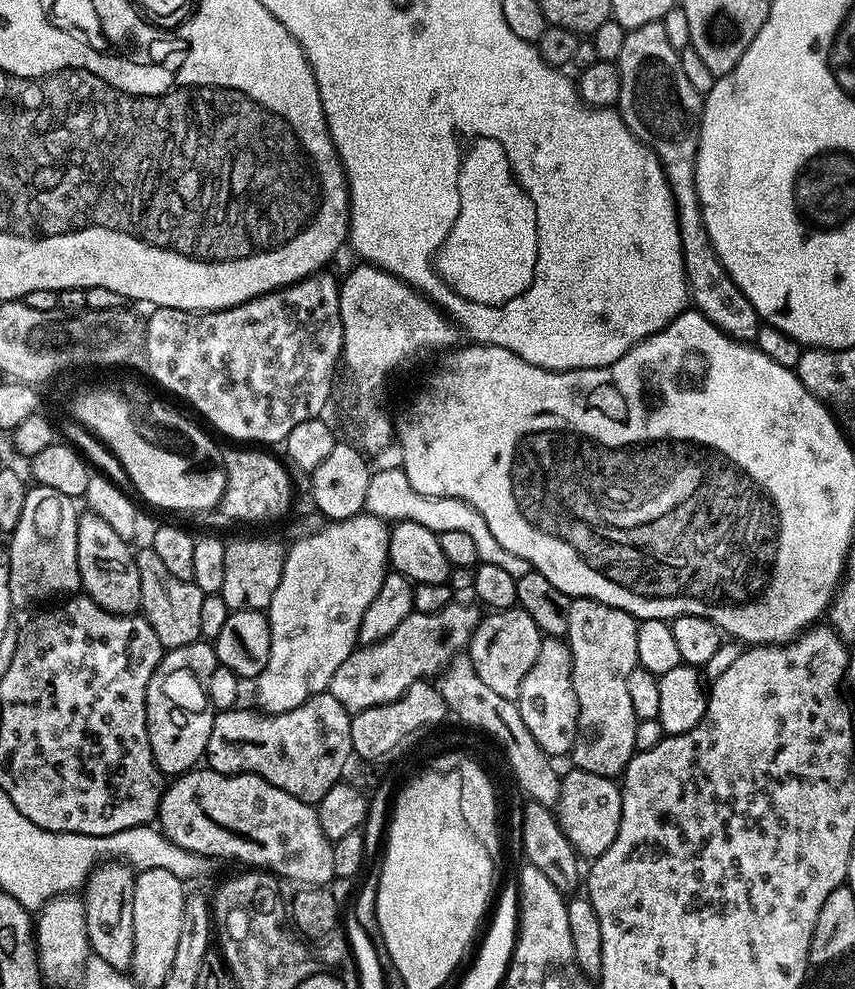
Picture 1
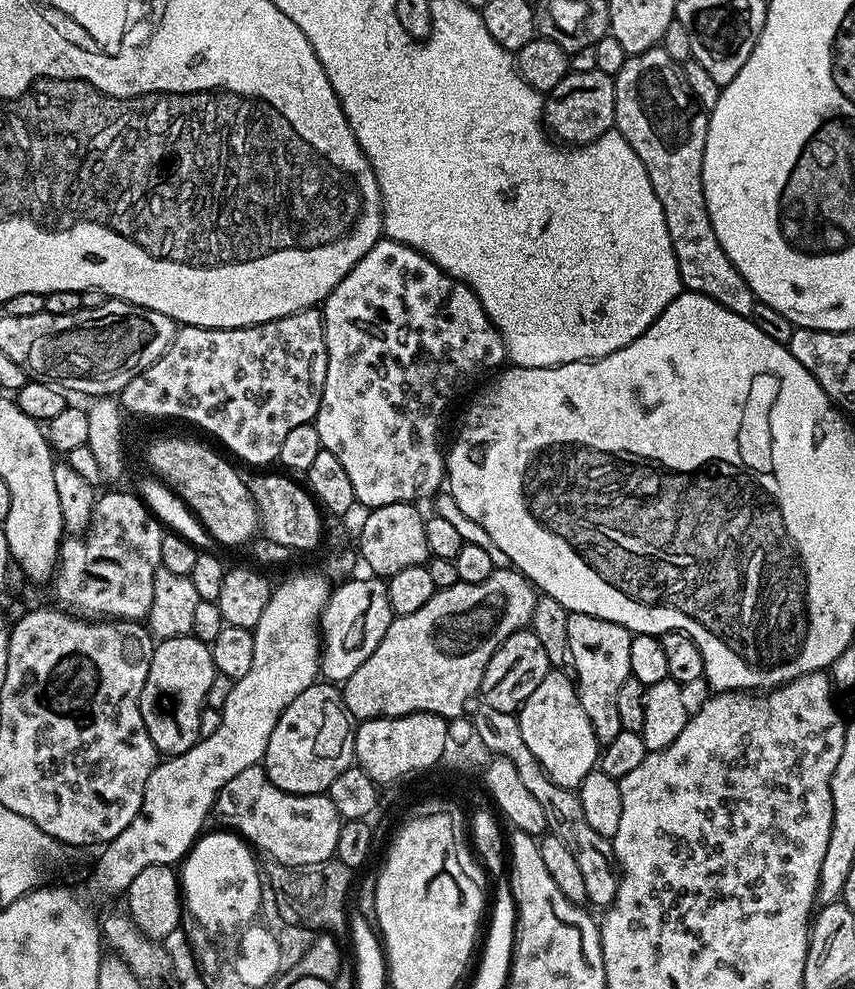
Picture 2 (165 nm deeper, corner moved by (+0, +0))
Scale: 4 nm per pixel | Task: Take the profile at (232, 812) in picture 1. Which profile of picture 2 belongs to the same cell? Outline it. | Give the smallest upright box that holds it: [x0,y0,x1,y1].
[214,764,342,866]

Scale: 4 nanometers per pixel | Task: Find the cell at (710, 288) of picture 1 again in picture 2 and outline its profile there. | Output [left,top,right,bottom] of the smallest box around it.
[614,46,758,317]

